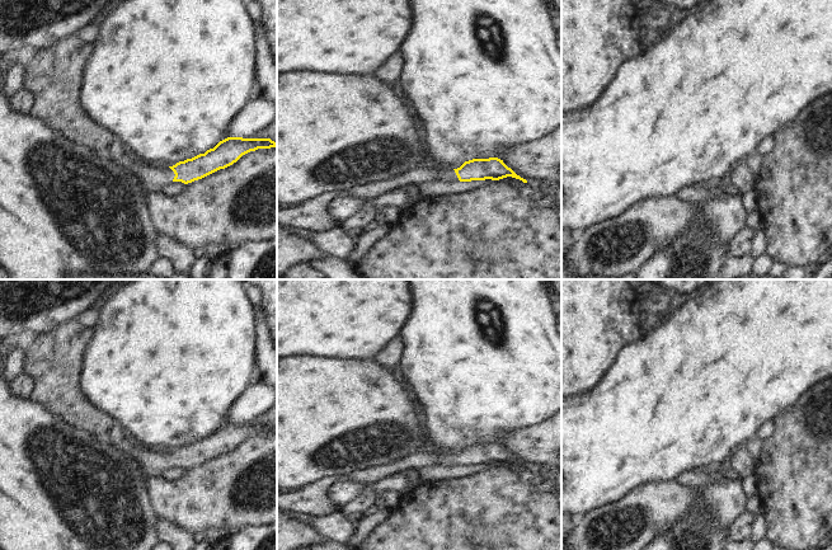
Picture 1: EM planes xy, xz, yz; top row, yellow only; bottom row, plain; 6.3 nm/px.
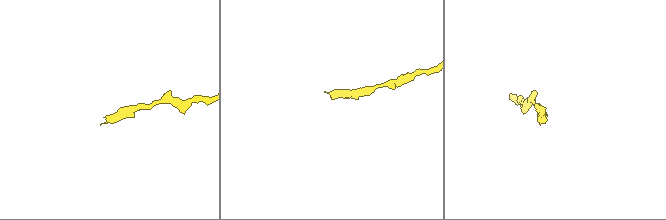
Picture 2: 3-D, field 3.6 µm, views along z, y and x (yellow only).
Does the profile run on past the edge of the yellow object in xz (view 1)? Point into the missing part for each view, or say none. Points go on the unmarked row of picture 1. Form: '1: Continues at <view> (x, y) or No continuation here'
1: Continues at xz (311, 501).

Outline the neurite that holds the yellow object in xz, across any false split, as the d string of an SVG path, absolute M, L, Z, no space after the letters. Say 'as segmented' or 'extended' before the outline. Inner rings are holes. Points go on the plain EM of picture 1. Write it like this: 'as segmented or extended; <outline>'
extended; M498 442L473 443L465 446L457 453L433 448L424 450L390 465L380 465L366 470L358 470L347 476L335 475L324 478L285 495L278 493L277 509L304 514L309 518L319 518L340 512L340 508L328 500L328 489L334 483L351 481L353 484L370 485L382 478L387 478L398 473L405 473L410 469L420 470L423 467L453 467L455 474L459 475L461 466L485 464L499 465L507 461L527 467L526 464L517 460L503 447L503 445Z

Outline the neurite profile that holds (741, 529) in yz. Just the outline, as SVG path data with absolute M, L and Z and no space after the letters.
M744 511L730 526L729 539L734 541L743 541L752 537L752 525L756 520L756 514Z

